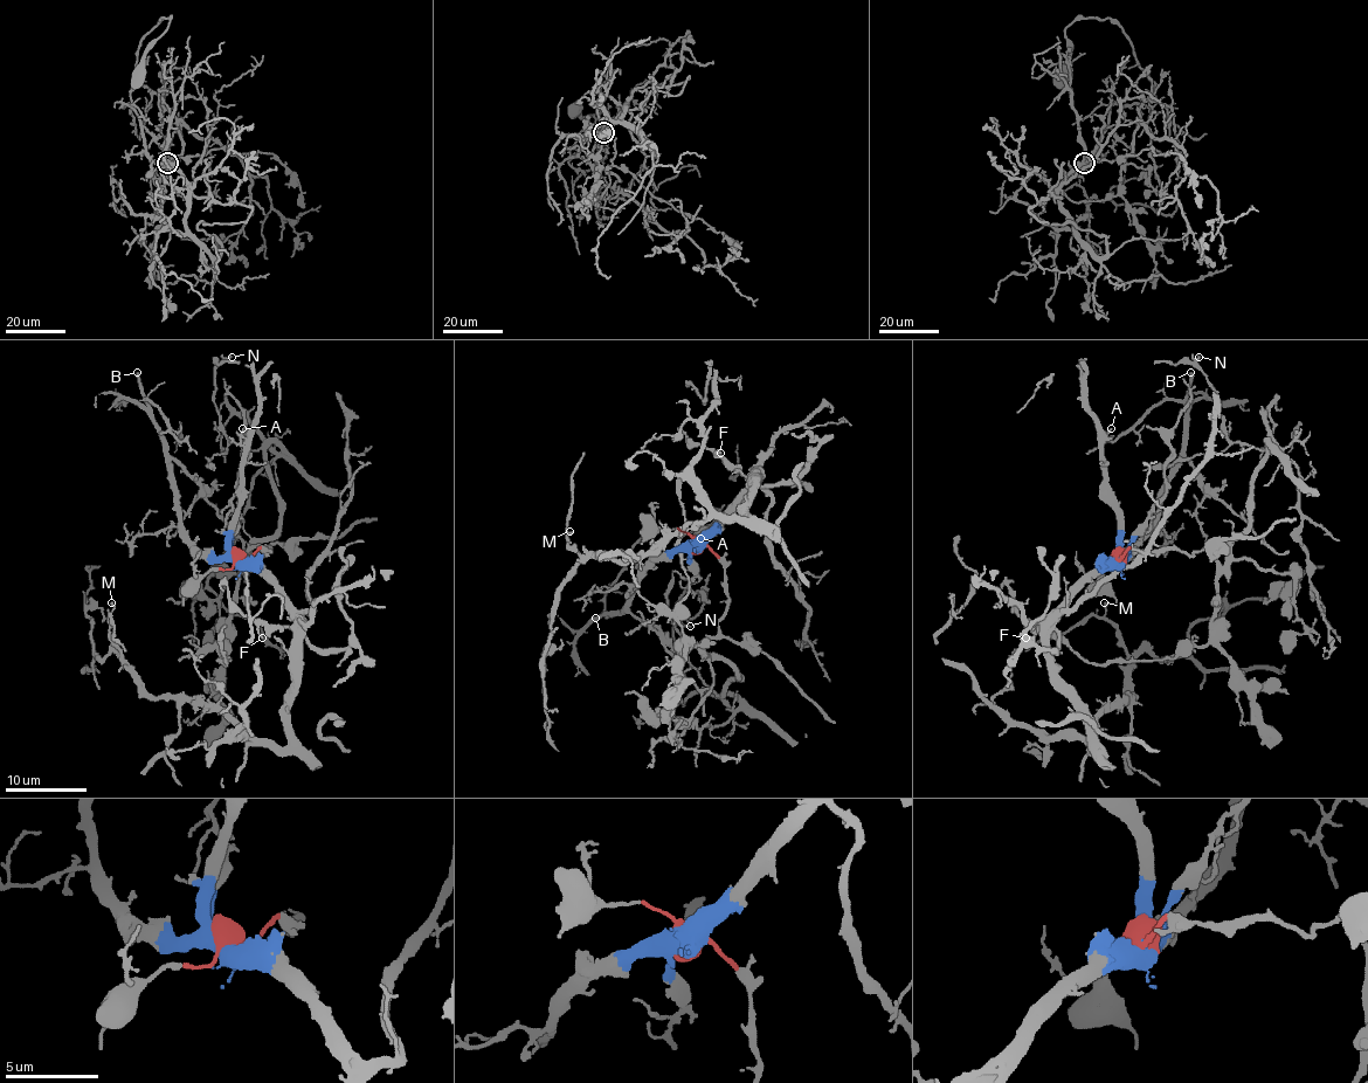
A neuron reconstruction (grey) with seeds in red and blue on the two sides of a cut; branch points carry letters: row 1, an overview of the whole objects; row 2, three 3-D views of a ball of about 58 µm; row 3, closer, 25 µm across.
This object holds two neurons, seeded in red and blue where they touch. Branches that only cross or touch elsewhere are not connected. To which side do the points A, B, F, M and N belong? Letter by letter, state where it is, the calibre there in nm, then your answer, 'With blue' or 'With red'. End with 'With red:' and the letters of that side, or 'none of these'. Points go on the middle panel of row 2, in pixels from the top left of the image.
A: Place: (700, 538). Thickness 80 nm. With blue
B: Place: (595, 618). Thickness 320 nm. With blue
F: Place: (720, 453). Thickness 170 nm. With blue
M: Place: (570, 531). Thickness 170 nm. With blue
N: Place: (690, 626). Thickness 160 nm. With red
With red: N

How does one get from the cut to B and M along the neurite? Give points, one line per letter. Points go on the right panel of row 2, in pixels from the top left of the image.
B: (1118, 559), (1142, 538), (1159, 504), (1159, 490), (1181, 452), (1192, 372)
M: (1118, 559), (1082, 585), (1049, 632), (1061, 691), (1092, 747), (1096, 719), (1132, 697), (1131, 661), (1104, 601)

